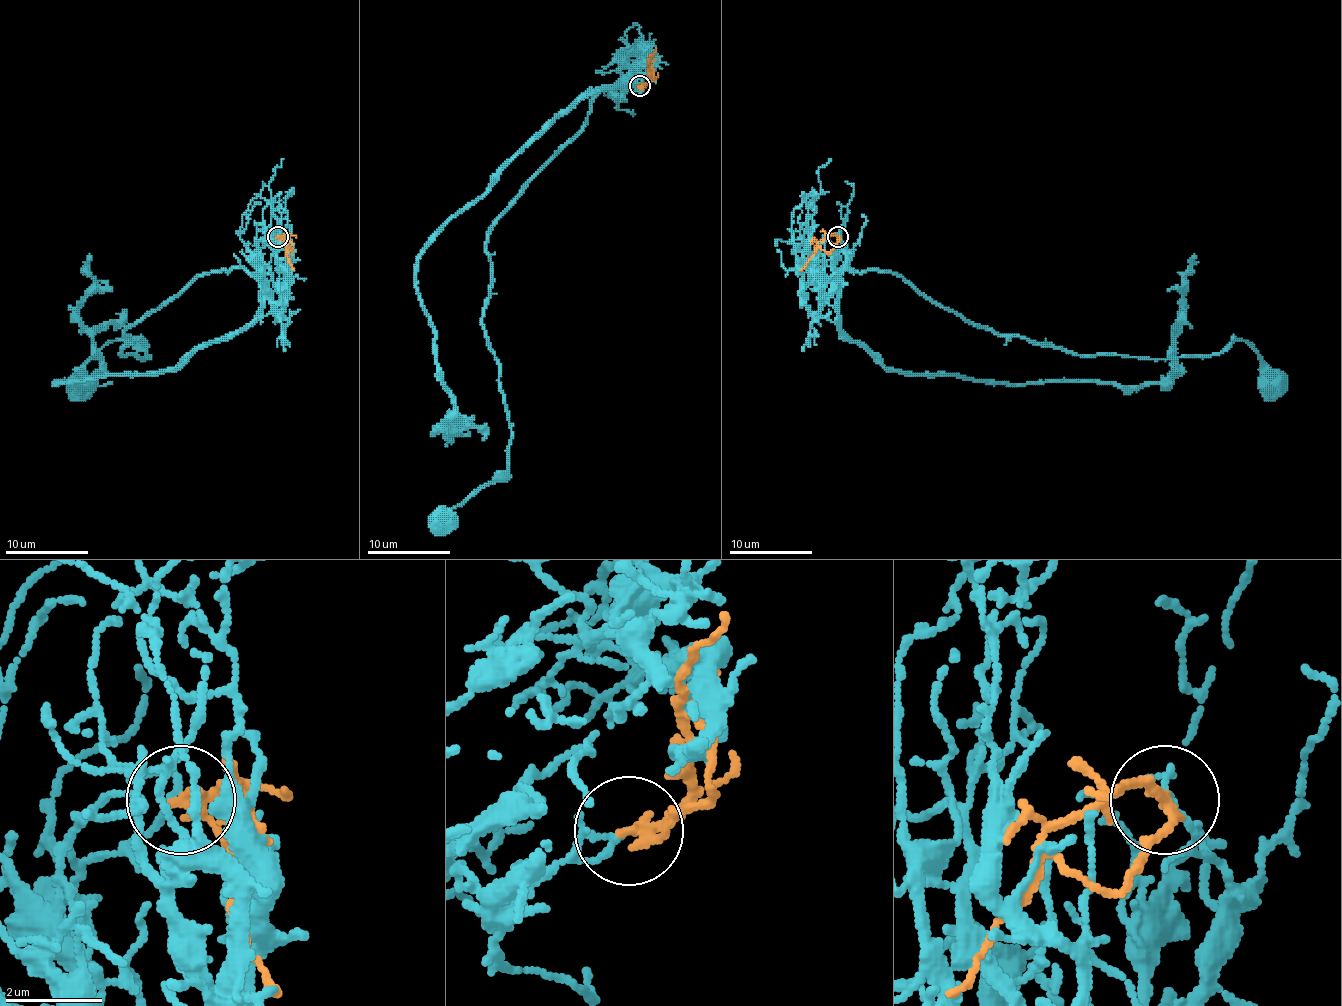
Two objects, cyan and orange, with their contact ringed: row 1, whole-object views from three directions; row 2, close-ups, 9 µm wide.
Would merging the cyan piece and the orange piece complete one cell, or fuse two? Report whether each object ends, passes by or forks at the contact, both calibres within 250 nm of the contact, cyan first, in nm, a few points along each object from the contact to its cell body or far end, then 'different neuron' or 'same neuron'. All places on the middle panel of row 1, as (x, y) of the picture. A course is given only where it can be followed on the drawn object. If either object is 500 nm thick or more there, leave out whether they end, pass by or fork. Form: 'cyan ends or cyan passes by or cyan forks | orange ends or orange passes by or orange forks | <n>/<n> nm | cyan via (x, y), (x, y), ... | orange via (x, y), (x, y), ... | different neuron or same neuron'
cyan passes by | orange passes by | 100/200 nm | cyan via (639, 85), (602, 91), (585, 126), (488, 236), (482, 314), (511, 430), (509, 467), (443, 521) | orange via (639, 85), (647, 83), (647, 60), (656, 48) | different neuron

